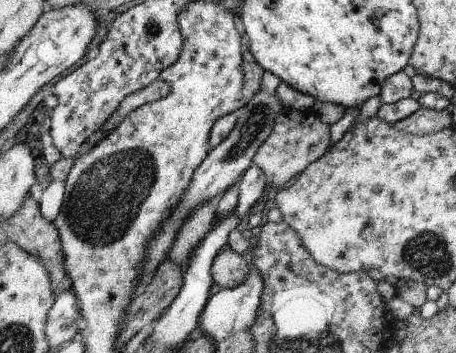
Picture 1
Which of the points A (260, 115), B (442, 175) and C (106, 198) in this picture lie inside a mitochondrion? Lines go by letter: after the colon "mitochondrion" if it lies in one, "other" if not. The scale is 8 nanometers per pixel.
A: mitochondrion
B: other
C: mitochondrion

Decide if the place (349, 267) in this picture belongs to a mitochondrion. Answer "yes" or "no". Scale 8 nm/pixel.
no

